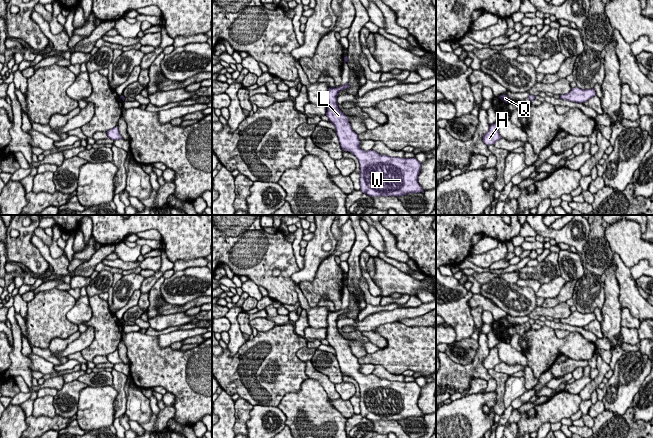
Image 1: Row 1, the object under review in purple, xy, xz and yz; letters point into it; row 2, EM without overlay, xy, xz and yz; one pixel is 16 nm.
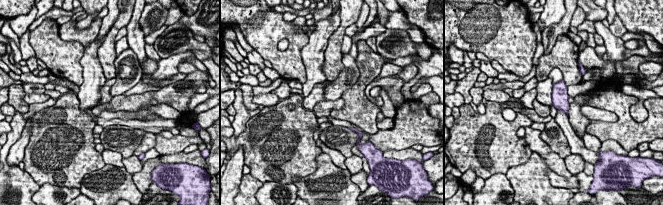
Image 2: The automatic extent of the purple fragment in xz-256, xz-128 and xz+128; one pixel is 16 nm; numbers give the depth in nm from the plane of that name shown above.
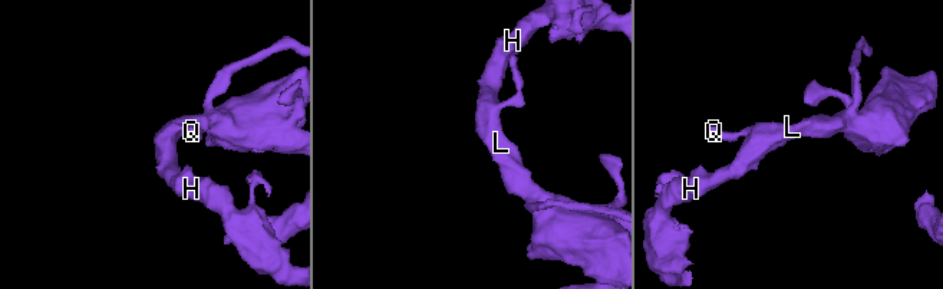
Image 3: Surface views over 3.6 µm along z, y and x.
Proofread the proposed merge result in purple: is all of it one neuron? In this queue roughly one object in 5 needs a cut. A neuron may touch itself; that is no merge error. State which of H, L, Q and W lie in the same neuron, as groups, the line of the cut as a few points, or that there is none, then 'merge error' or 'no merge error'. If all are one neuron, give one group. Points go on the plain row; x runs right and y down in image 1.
groups H L Q W; cut none; no merge error

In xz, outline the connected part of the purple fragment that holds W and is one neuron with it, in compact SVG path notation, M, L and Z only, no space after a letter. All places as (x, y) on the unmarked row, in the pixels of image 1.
M349 307L337 312L330 311L327 316L326 340L334 349L342 374L355 379L360 388L360 414L371 421L396 420L400 421L408 417L424 417L418 407L418 399L422 388L414 382L399 382L381 379L374 374L365 375L360 372L360 364L349 347L347 340L338 332L337 320L341 314L349 312Z

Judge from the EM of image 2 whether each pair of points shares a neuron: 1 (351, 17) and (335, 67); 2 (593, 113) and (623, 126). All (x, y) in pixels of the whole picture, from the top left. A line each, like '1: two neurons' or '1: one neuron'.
1: one neuron
2: two neurons

